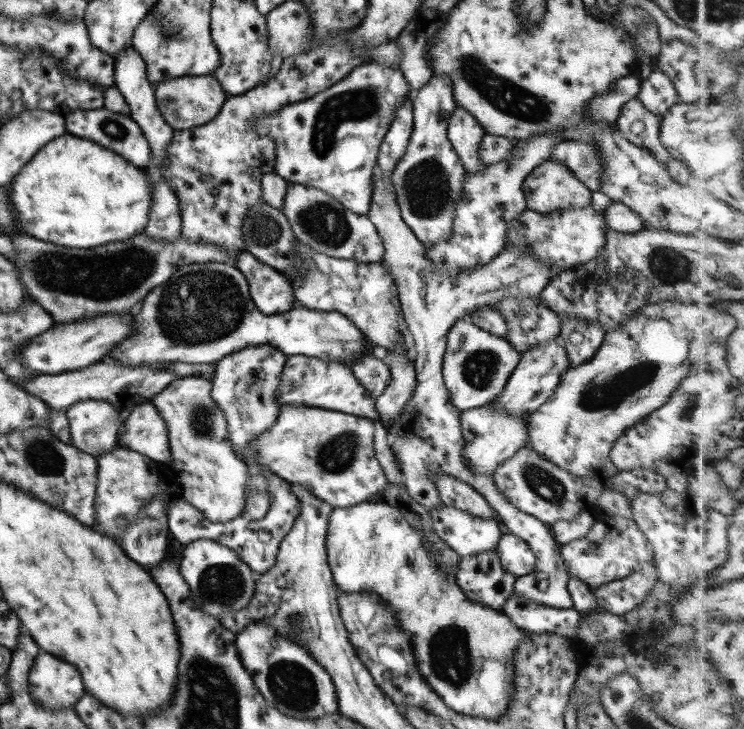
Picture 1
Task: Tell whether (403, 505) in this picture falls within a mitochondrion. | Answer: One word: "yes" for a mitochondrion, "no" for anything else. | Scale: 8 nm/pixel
no

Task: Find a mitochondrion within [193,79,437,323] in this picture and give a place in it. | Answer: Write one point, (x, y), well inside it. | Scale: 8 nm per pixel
(362, 104)

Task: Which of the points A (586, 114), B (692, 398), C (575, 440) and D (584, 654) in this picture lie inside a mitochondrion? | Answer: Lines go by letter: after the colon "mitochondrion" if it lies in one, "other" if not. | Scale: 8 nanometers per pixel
A: other
B: mitochondrion
C: other
D: other

